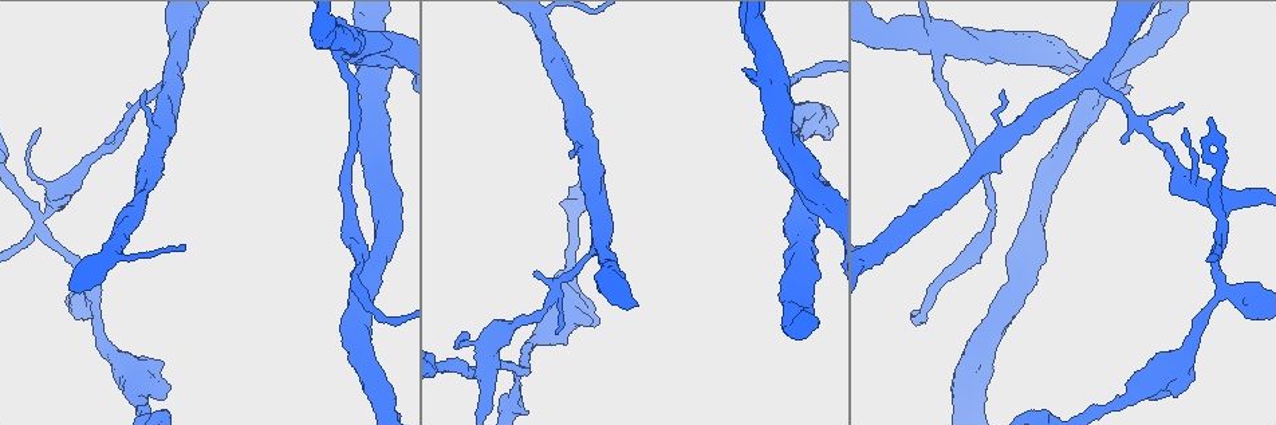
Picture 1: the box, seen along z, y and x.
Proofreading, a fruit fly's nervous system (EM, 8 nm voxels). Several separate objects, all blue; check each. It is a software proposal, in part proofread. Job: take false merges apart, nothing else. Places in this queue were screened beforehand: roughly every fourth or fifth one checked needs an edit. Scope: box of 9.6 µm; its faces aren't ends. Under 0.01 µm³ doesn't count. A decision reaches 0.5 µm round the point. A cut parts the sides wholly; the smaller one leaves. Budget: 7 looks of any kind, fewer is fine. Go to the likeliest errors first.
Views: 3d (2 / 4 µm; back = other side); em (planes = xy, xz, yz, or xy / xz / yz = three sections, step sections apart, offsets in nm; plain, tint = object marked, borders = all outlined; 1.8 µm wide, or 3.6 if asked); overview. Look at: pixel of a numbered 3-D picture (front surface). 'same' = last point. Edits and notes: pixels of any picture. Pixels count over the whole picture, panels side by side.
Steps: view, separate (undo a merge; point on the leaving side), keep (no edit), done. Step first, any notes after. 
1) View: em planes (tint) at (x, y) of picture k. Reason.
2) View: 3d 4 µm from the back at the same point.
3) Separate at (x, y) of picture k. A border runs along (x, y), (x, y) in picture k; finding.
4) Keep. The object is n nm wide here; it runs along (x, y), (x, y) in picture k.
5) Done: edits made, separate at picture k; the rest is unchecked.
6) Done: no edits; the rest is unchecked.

View: 3d 2 µm at (44, 225) of picture 1. Sudden change in width.

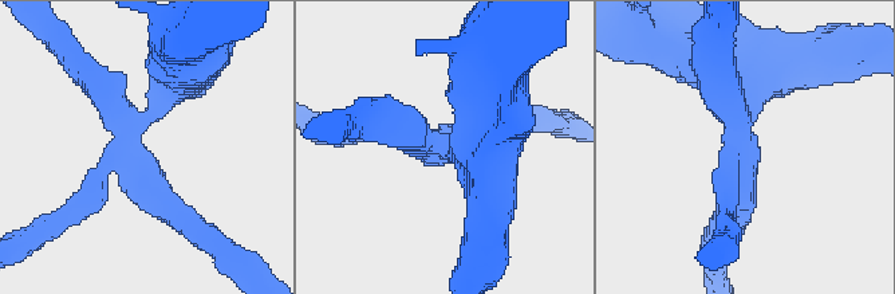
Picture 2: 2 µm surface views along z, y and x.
View: em planes (tint) at (438, 151) of picture 2. Need the tissue.

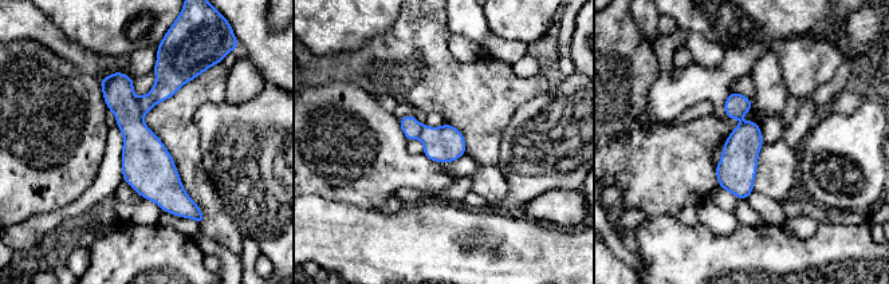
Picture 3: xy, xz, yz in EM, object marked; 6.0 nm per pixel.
Separate at (142, 149) of picture 3. The object is 220 nm wide here; the part that leaves runs along (110, 78), (148, 168), (185, 213) in picture 3; a second neuron is stuck on.

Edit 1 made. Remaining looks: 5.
View: overview. Redraw.

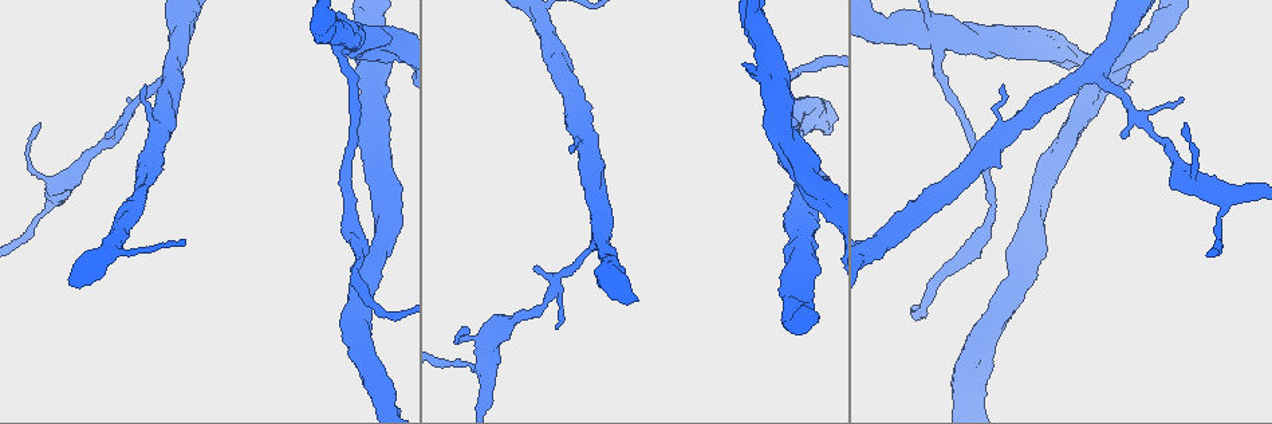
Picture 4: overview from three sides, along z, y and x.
View: em 3.6 µm planes (tint) at (339, 48) of picture 4. Calibre changes.

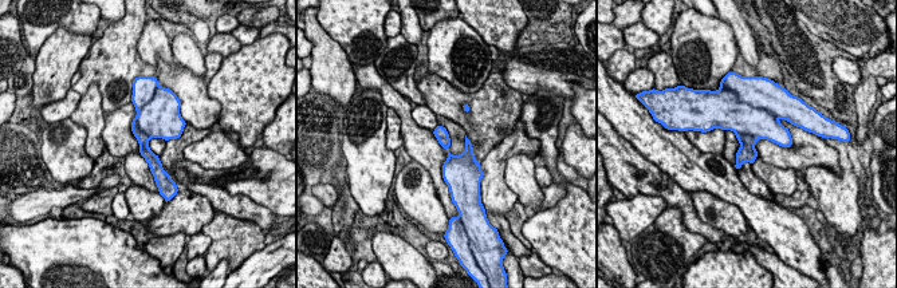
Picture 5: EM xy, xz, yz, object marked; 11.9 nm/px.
Separate at (142, 138) of picture 5. Two neurons meet here.

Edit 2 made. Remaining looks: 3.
View: em planes (tint) at (1094, 68) of picture 4. Three arms meet.

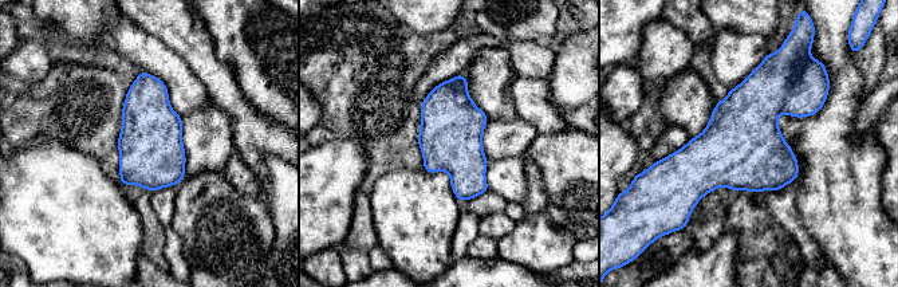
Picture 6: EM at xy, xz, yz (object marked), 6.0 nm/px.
Keep. All the same neuron.

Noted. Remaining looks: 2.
Done: edits made, separate at picture 3, separate at picture 5; the rest is unchecked.

